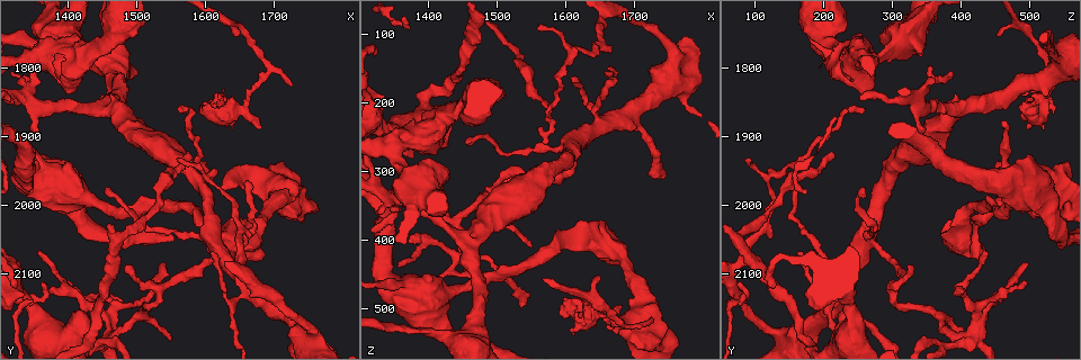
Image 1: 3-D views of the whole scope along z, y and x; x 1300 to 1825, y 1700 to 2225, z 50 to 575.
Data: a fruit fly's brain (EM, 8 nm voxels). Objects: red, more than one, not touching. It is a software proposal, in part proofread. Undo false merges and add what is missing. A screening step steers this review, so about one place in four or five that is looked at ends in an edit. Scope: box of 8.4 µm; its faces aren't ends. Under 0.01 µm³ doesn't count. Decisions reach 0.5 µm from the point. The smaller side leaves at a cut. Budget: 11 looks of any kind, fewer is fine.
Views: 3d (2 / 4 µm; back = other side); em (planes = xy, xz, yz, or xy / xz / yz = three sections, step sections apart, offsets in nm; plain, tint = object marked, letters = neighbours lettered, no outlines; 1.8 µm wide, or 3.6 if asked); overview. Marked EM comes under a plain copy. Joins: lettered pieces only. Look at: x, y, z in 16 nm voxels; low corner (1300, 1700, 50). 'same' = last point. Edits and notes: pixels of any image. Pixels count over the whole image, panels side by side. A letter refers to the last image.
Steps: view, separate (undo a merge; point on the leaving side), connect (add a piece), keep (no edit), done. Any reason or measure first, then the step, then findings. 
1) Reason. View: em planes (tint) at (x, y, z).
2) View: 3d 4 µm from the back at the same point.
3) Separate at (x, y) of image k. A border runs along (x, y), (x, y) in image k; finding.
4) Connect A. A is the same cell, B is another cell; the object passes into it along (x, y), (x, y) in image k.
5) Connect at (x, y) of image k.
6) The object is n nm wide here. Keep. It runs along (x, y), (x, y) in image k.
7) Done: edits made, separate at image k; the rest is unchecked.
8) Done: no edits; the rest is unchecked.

Two arms at a narrow angle. View: em planes (letters) at (1460, 2190, 400).

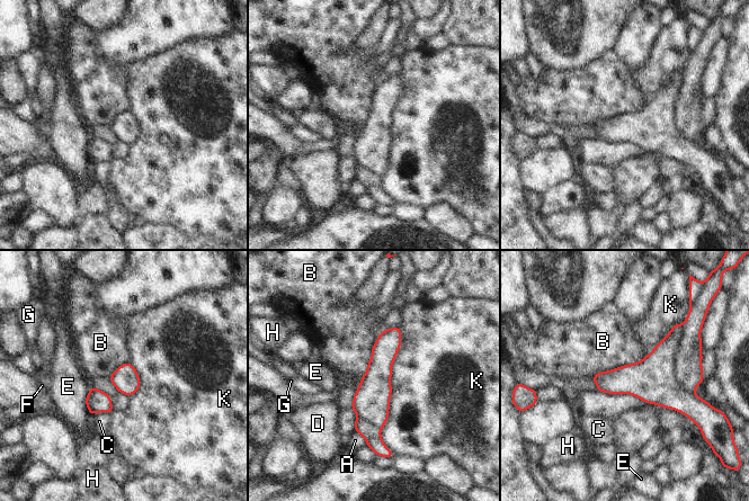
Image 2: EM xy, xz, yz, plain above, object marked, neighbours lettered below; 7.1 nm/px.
The longest contact is with K, 900 nm. Separate at (688, 370) of image 2. A, B, C, D, E, F, G, H and K are other cells; a second cell is stuck on.

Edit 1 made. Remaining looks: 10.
View: overview.

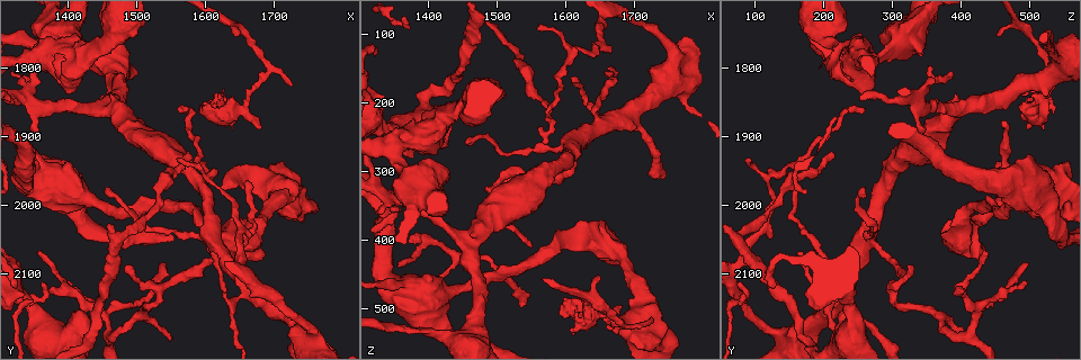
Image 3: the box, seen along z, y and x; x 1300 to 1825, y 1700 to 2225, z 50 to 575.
Sharp bend. View: 3d 2 µm from the back at (1535, 2125, 300).

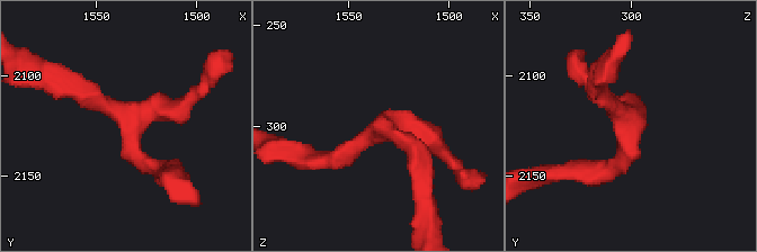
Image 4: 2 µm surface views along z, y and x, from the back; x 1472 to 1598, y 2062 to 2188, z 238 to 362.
Need the tissue. View: em planes (tint) at (1533, 2125, 300).

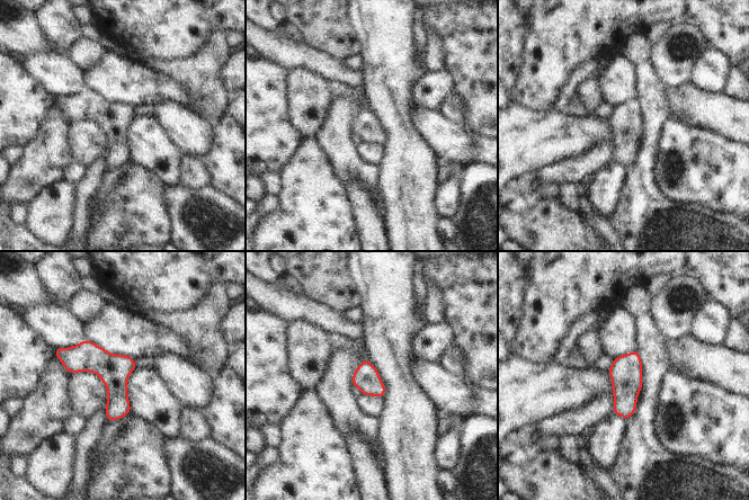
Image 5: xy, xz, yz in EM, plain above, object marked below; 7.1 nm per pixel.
What lies round it. View: em planes (letters) at the same point.

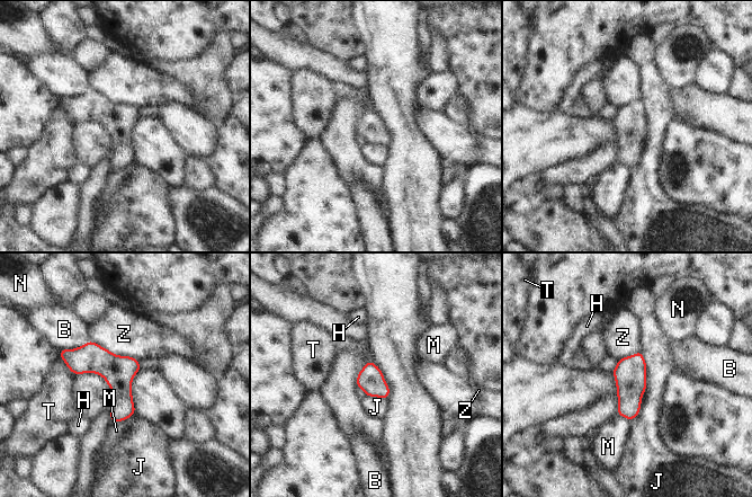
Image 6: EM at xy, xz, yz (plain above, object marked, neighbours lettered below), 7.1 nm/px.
Keep. B, H, J, M, N, T and Z are other cells; it runs along (63, 353), (95, 358), (132, 410) in image 6; all the same cell.

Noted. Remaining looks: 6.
Branch stops here. View: em planes (letters) at (1655, 1975, 505).

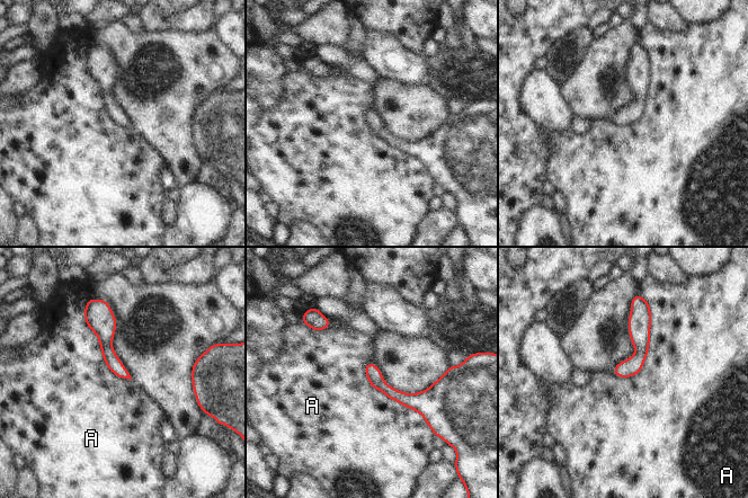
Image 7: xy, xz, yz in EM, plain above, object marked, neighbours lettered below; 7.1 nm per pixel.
Keep. A is another cell; a border runs along (641, 296), (648, 354), (620, 378) in image 7; none of them fits.

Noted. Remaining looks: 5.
Tapers out. View: em planes (tint) at (1645, 1745, 455).

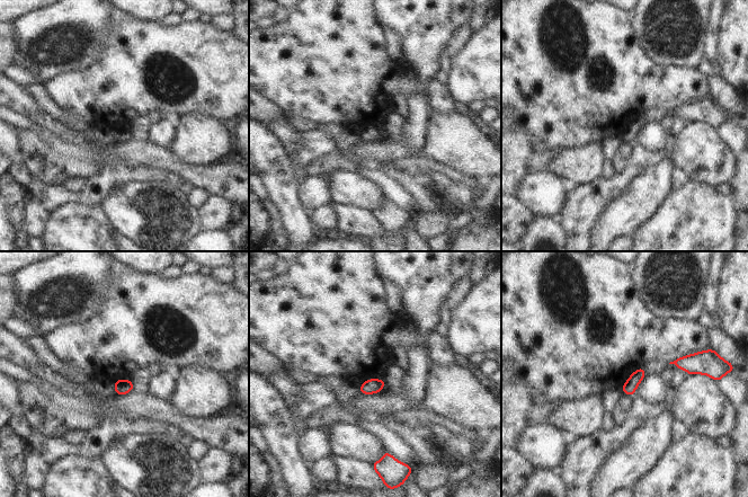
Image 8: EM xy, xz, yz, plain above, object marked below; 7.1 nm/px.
What lies round it. View: em planes (letters) at the same point.

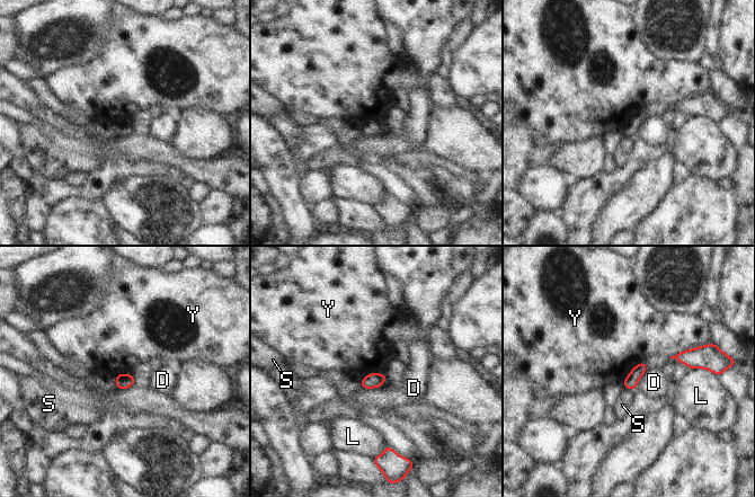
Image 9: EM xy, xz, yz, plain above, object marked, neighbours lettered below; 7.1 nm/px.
Keep. D, L, S and Y are other cells; a border runs along (702, 345), (681, 351), (669, 357) in image 9; no lettered piece goes on from it.

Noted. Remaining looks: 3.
Done: edits made, separate at image 2; the rest is unchecked.

